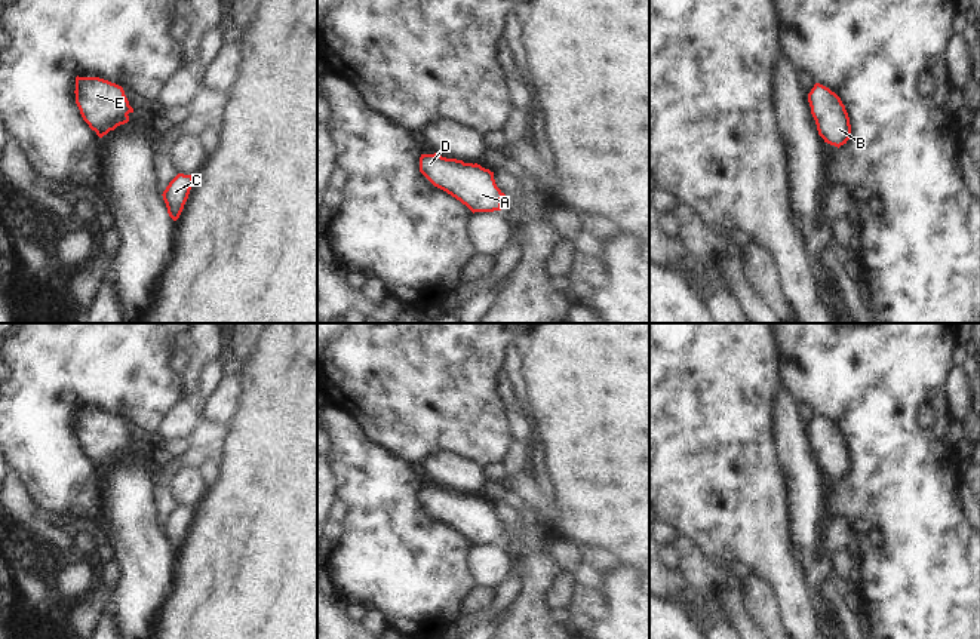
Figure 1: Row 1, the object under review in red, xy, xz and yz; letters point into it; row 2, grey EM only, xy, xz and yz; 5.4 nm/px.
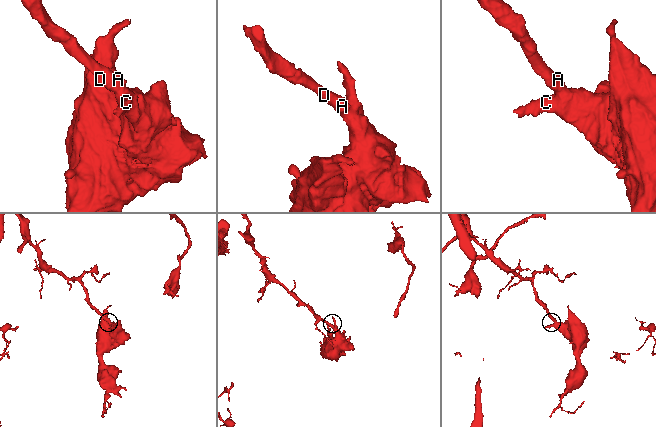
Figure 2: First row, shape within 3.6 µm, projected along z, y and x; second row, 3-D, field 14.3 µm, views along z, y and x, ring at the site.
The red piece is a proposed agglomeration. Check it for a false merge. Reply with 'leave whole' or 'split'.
leave whole

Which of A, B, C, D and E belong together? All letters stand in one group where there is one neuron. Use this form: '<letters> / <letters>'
A B C D E

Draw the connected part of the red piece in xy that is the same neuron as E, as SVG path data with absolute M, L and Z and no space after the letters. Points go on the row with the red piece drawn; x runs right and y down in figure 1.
M76 77L76 104L99 138L129 122L133 108L122 86L99 77Z

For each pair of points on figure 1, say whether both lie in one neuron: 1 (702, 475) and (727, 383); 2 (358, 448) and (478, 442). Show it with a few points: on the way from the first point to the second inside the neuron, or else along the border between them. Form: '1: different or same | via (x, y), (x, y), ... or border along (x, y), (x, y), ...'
1: same | via (702, 452), (702, 408), (704, 405)
2: different | border along (358, 423), (369, 439), (409, 464)

